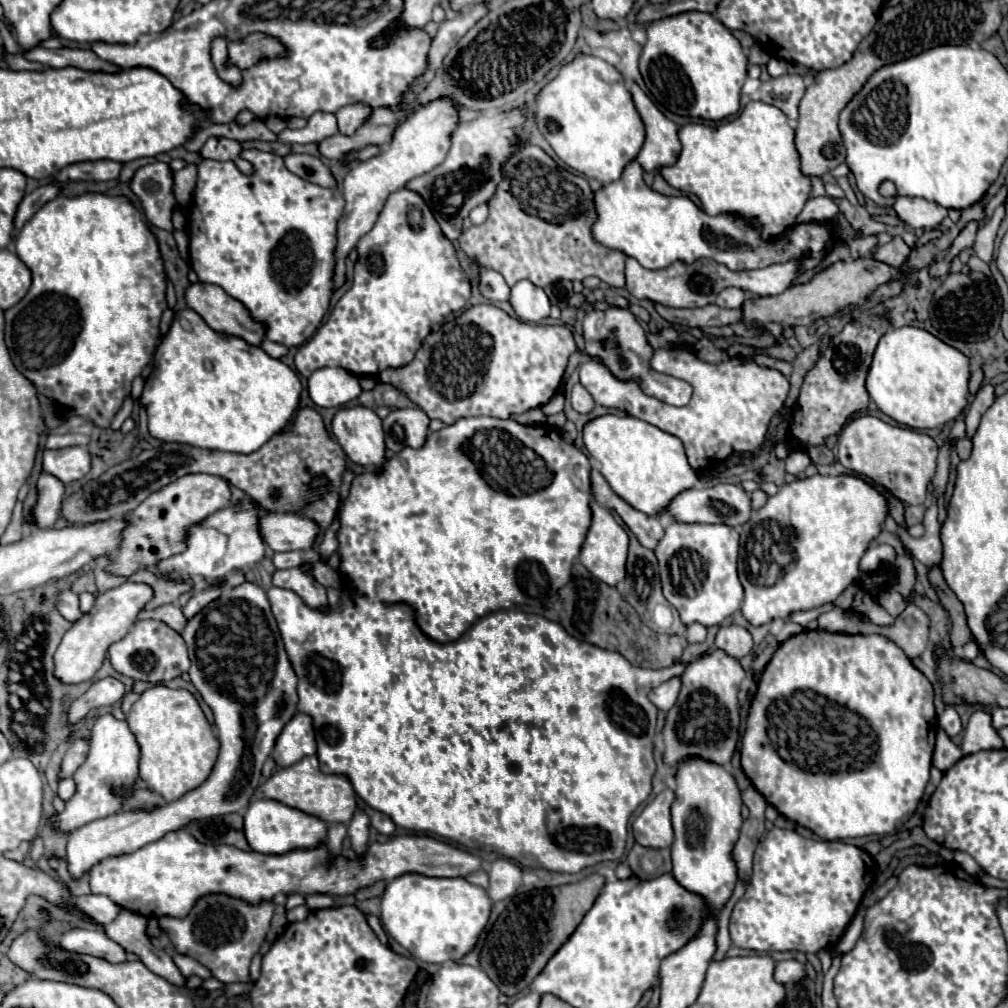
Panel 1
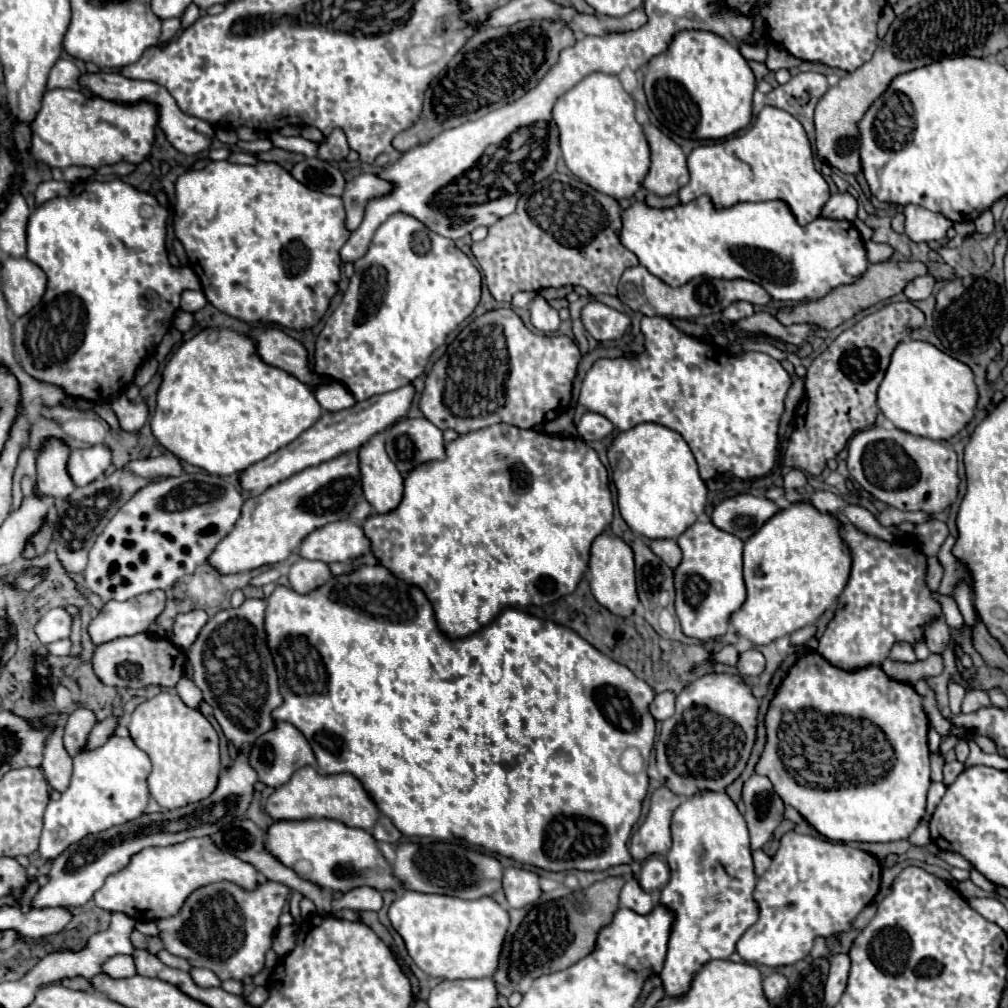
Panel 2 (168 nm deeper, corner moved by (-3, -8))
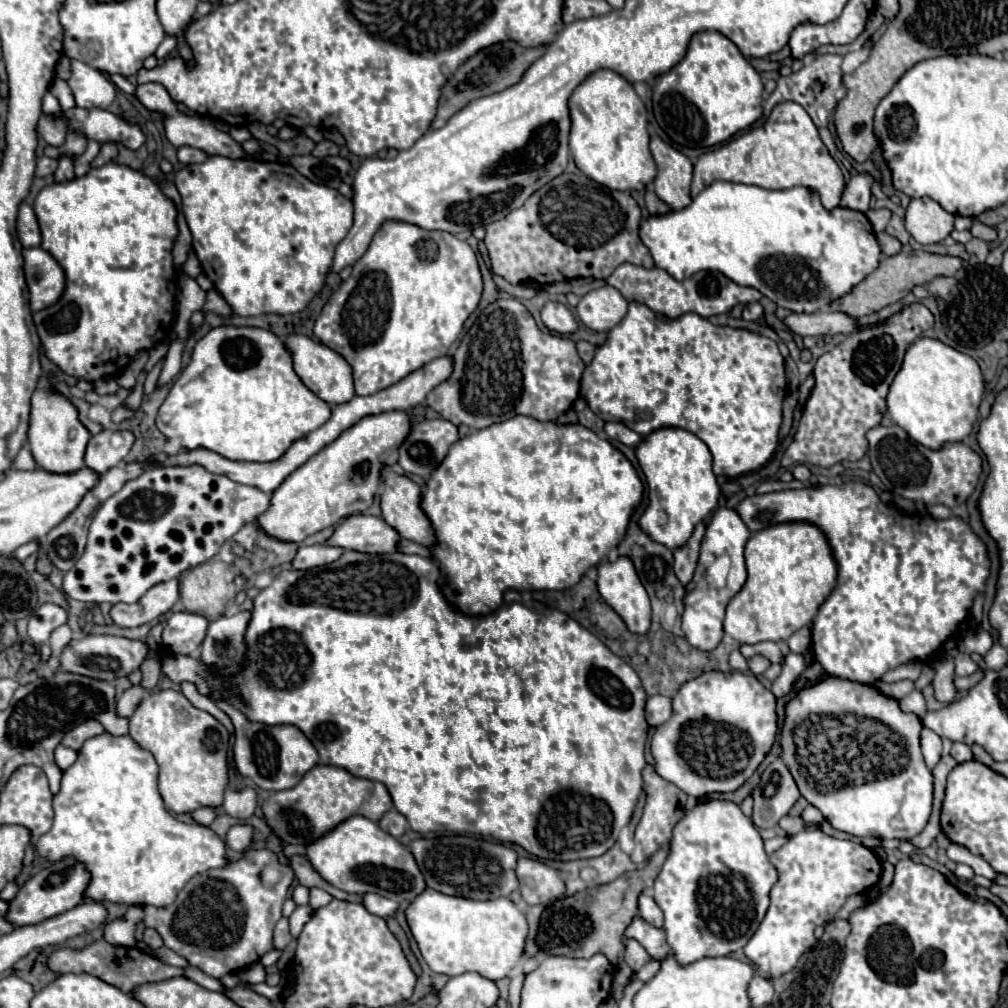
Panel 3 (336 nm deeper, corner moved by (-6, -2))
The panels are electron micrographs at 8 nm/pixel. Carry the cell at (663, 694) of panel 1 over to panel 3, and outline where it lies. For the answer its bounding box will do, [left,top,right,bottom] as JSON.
[646,696,672,726]

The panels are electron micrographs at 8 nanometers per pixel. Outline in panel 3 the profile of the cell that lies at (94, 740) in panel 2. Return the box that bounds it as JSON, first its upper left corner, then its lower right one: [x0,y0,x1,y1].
[118,684,146,718]

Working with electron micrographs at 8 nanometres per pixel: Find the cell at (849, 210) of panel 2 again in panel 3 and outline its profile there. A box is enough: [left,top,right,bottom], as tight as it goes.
[840,172,874,213]

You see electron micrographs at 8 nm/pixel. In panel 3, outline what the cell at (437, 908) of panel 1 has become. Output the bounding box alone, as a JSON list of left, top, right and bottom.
[406,888,528,982]

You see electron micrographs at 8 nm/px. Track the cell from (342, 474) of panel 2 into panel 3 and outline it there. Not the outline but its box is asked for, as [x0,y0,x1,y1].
[258,410,412,542]

